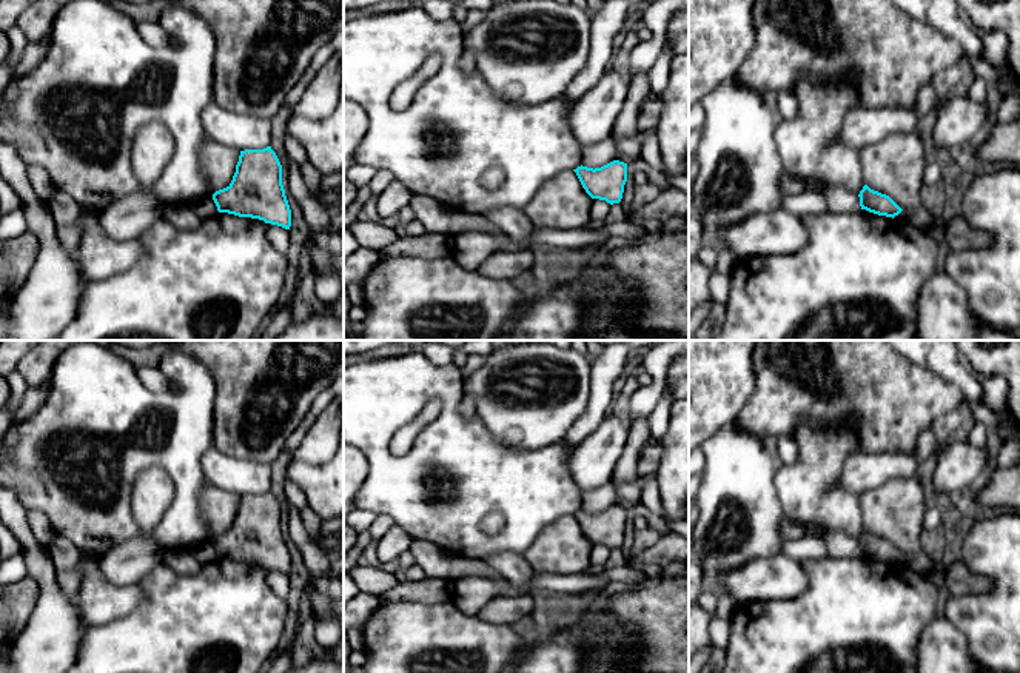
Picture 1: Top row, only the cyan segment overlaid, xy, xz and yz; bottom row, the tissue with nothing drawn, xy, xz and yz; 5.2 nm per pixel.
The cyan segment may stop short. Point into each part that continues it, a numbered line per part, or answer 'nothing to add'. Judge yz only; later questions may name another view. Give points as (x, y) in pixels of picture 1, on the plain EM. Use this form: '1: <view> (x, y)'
nothing to add

